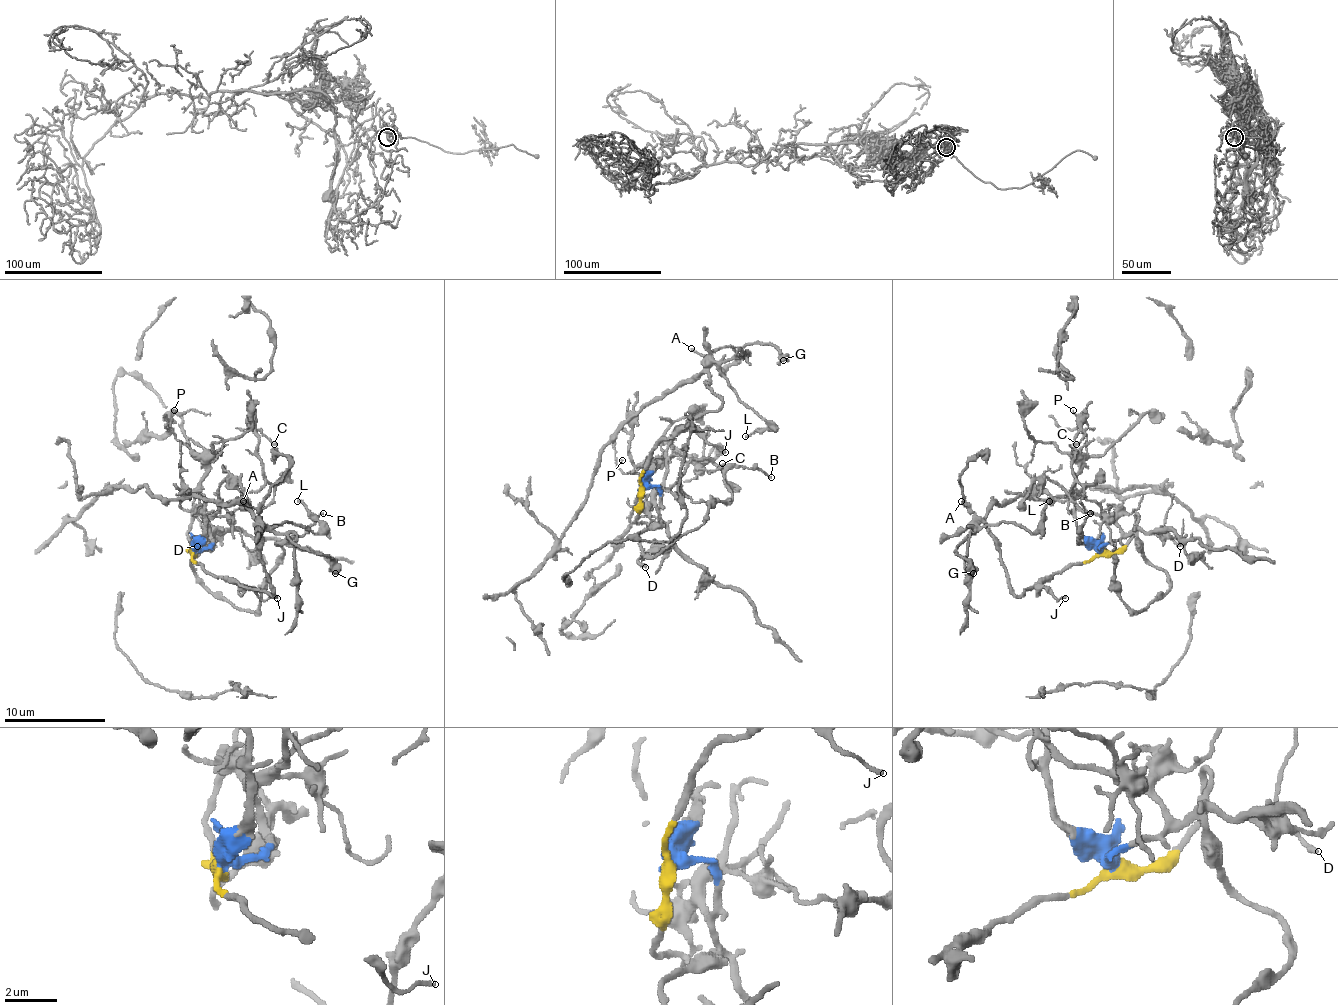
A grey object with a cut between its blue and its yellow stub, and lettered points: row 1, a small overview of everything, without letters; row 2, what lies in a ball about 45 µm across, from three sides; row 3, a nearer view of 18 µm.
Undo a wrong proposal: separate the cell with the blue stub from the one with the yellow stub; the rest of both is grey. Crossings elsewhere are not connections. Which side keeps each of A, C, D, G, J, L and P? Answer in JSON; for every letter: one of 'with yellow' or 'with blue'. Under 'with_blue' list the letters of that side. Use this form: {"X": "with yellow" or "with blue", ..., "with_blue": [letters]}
{"A": "with yellow", "C": "with blue", "D": "with blue", "G": "with yellow", "J": "with yellow", "L": "with yellow", "P": "with blue", "with_blue": ["C", "D", "P"]}

